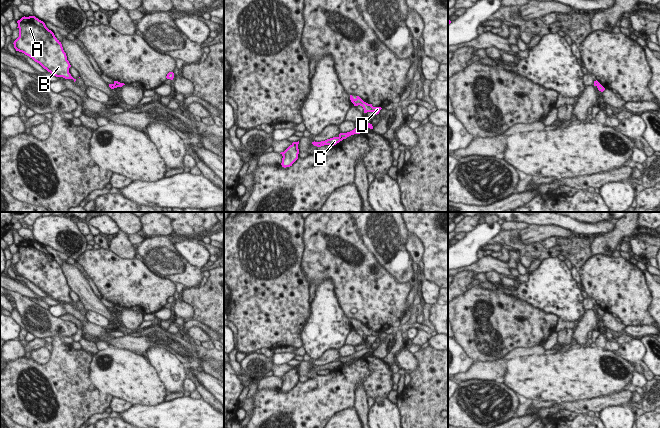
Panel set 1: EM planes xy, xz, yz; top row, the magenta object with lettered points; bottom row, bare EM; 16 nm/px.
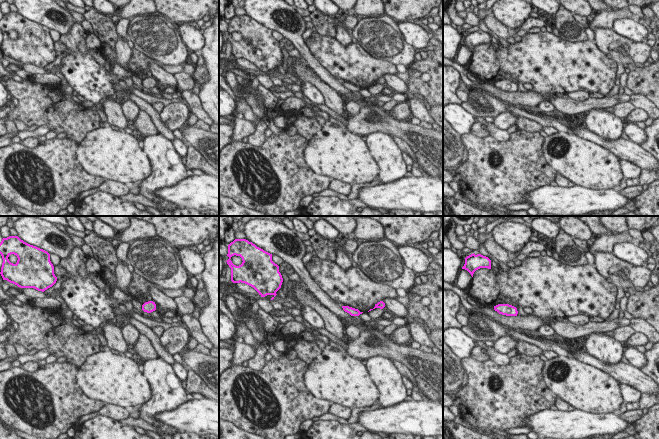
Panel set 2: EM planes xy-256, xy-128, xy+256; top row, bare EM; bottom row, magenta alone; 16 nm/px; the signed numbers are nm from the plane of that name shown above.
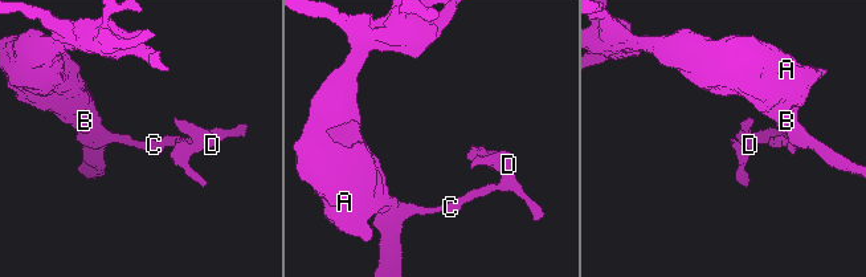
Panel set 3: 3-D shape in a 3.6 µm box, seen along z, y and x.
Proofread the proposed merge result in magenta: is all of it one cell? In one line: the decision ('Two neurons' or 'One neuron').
Two neurons

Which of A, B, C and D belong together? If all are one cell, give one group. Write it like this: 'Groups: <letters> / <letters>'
Groups: A B C / D

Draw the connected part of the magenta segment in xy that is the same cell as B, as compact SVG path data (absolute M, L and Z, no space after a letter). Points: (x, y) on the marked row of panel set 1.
M35 16L22 17L17 21L19 29L19 37L14 41L16 51L22 52L39 63L44 69L56 77L65 79L74 79L69 73L71 67L67 60L66 53L63 50L61 42L55 37L54 33L49 30L45 23Z

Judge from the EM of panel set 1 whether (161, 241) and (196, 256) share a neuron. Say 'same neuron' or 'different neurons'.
different neurons

